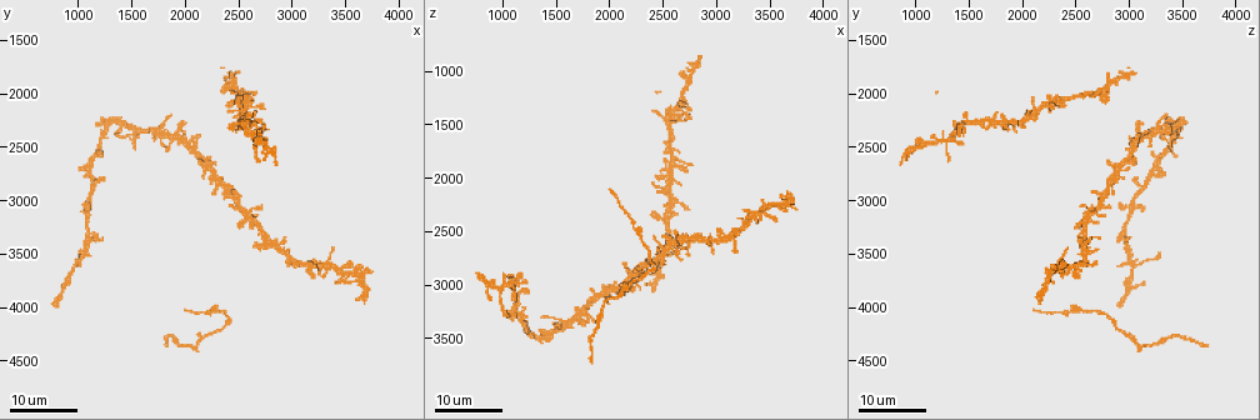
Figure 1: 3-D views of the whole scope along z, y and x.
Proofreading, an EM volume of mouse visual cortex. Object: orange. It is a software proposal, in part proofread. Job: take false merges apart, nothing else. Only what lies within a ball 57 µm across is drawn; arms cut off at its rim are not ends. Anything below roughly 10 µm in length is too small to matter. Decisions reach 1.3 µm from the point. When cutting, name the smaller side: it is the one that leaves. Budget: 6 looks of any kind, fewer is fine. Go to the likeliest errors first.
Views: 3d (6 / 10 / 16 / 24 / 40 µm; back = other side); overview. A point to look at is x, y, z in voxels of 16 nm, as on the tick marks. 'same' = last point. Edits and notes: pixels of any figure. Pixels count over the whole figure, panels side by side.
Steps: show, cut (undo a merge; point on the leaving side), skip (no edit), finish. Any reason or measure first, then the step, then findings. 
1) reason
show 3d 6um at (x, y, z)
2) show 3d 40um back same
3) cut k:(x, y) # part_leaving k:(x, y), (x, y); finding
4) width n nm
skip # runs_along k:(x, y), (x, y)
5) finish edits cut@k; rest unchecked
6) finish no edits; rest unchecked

show 3d 16um at (2700, 3420, 2580)

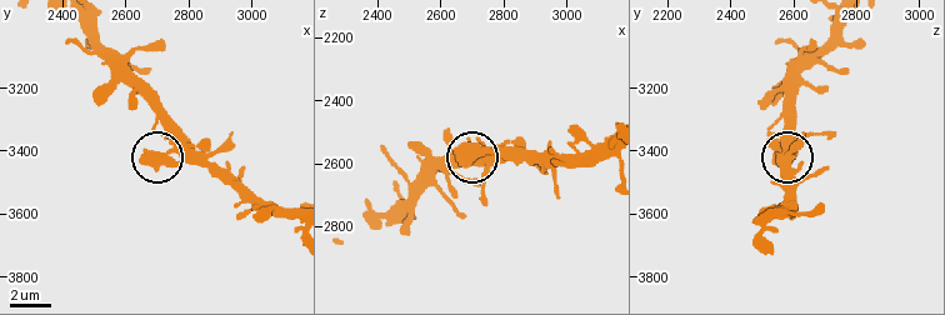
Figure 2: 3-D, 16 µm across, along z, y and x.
show 3d 6um at (2710, 3430, 2570)

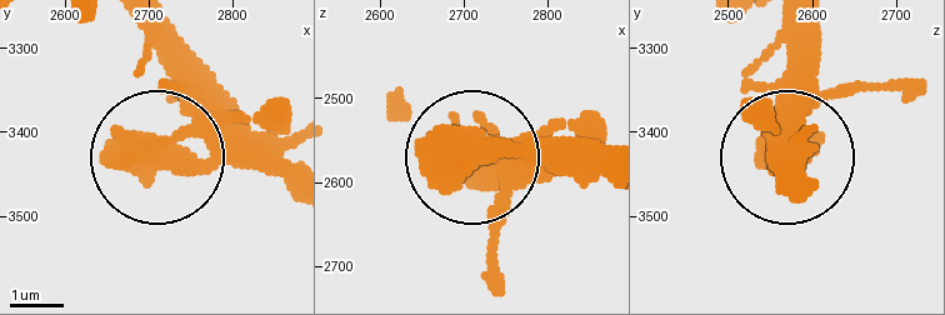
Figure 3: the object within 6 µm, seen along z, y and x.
side_arm 21 um
skip # one neuron here

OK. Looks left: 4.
two arms in line, one across
show 3d 24um at (960, 3640, 3040)

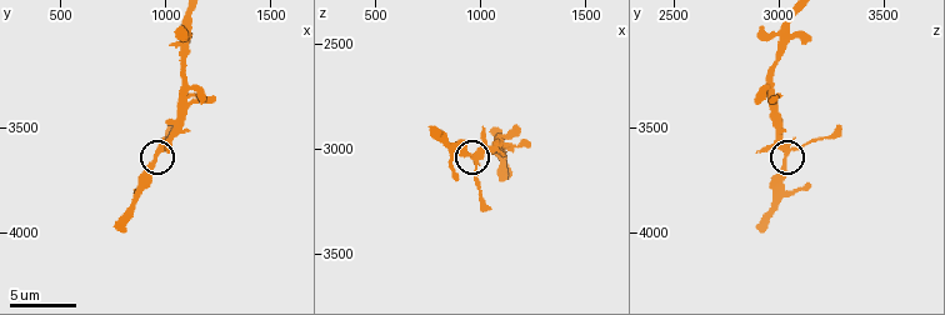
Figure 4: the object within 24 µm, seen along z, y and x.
show 3d 10um at (960, 3640, 3030)

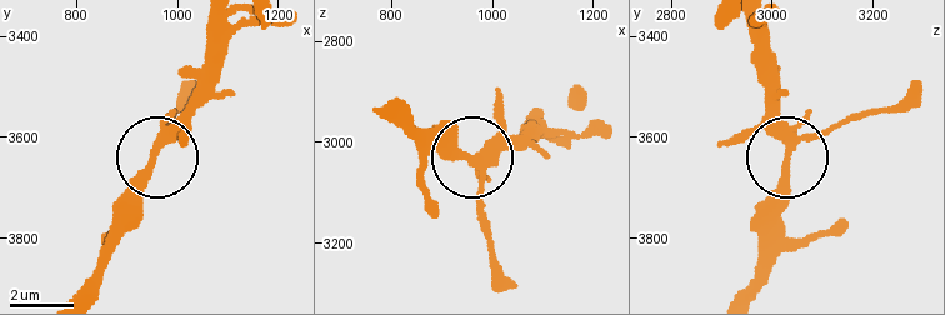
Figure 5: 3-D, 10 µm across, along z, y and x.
arms 3
skip # runs_along 5:(220, 23), (215, 88), (159, 151), (134, 221); all the same neuron

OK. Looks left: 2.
show 3d 16um at (2060, 4360, 3080)

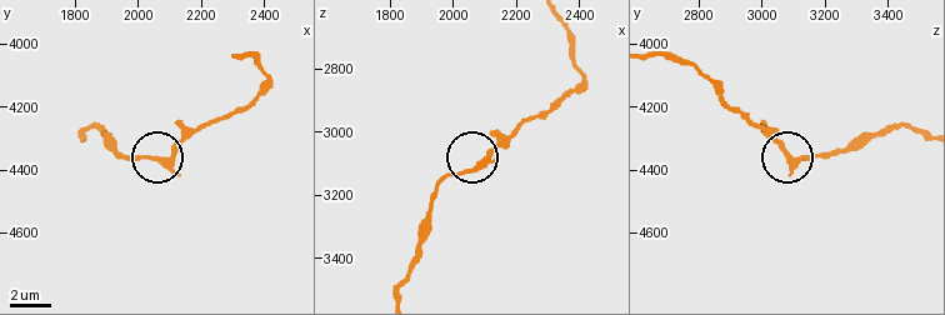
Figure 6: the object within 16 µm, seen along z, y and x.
show 3d 10um at (2080, 4380, 3100)

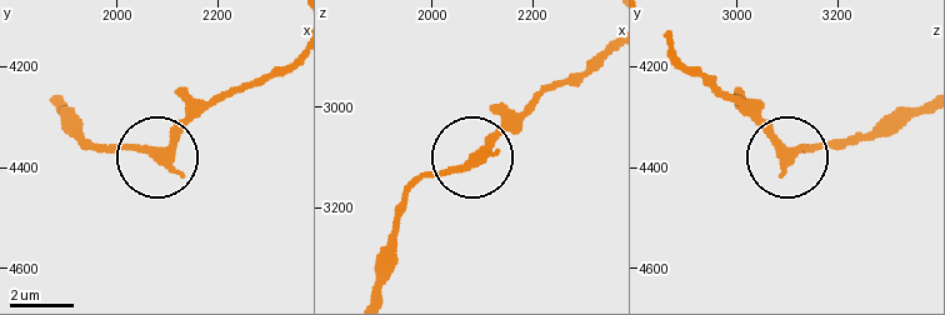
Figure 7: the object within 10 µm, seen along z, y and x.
width 310 nm
skip # all the same neuron

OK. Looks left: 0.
finish no edits; rest unchecked

